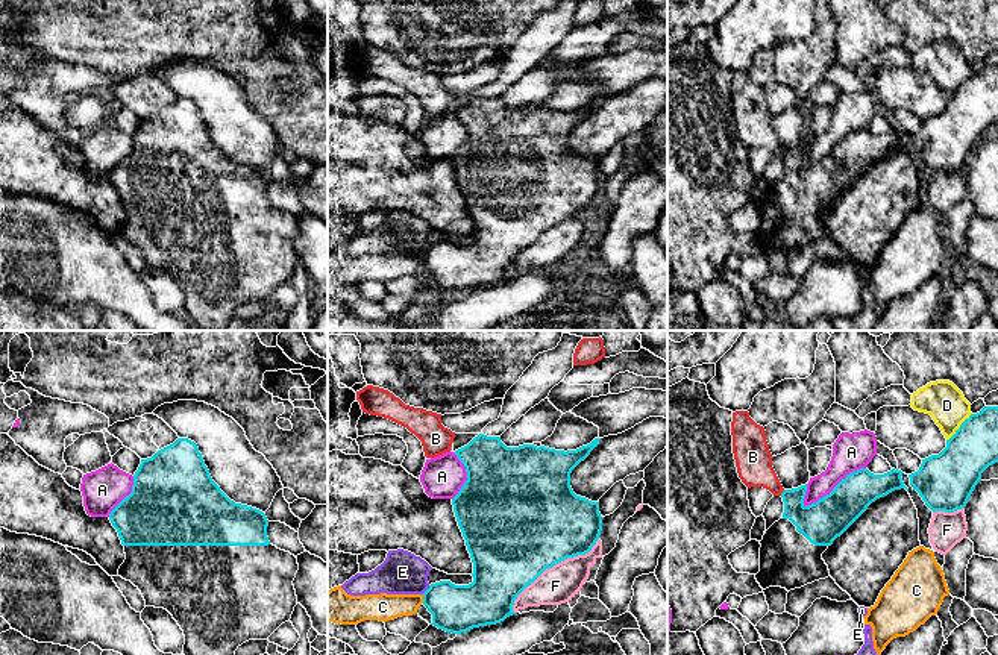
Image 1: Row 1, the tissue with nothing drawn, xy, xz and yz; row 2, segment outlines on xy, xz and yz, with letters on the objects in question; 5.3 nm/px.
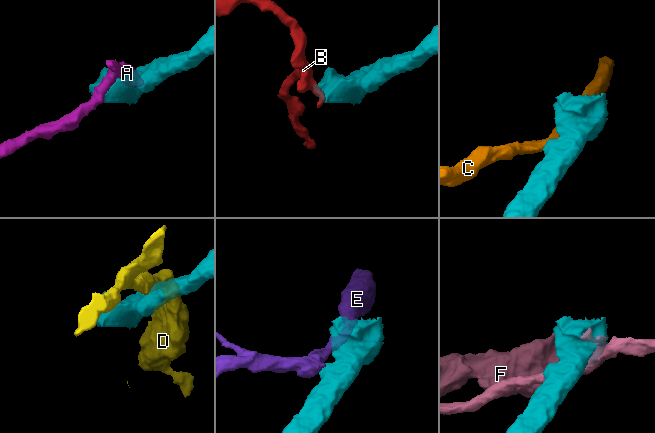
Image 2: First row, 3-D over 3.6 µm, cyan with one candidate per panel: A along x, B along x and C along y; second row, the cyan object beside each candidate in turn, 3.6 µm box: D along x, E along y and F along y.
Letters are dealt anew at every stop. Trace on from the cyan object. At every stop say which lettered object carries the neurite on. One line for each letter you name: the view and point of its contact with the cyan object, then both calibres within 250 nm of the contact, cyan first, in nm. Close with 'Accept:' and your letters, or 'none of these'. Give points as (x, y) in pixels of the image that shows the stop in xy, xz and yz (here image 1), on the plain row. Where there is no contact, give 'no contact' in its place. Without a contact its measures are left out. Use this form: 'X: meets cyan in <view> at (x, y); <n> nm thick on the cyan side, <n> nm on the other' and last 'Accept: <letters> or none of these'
Accept: none of these

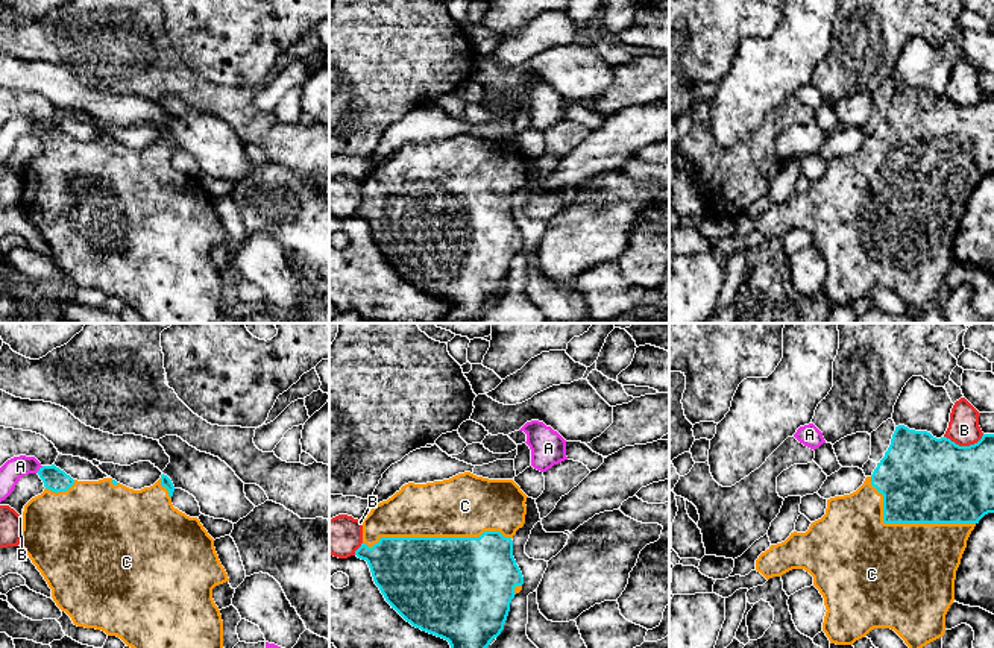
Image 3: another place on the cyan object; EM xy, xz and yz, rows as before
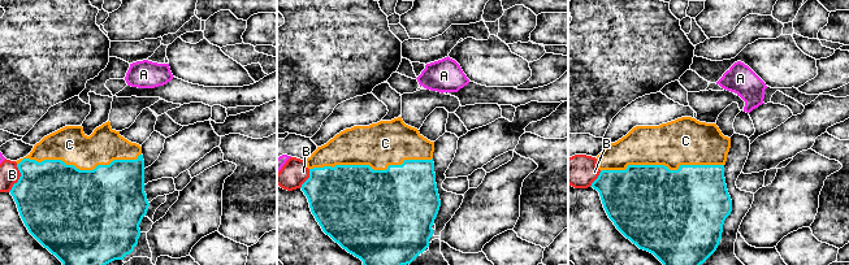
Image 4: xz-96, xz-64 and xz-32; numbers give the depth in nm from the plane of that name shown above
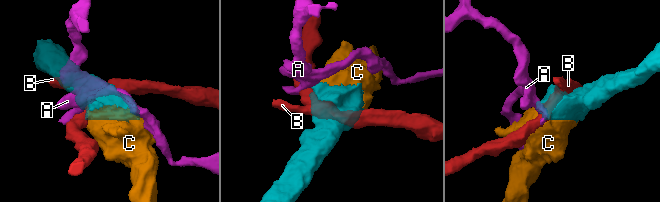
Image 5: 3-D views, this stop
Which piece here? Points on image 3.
C: meets cyan in xz at (437, 198); 500 nm thick on the cyan side, 340 nm on the other
Accept: C

